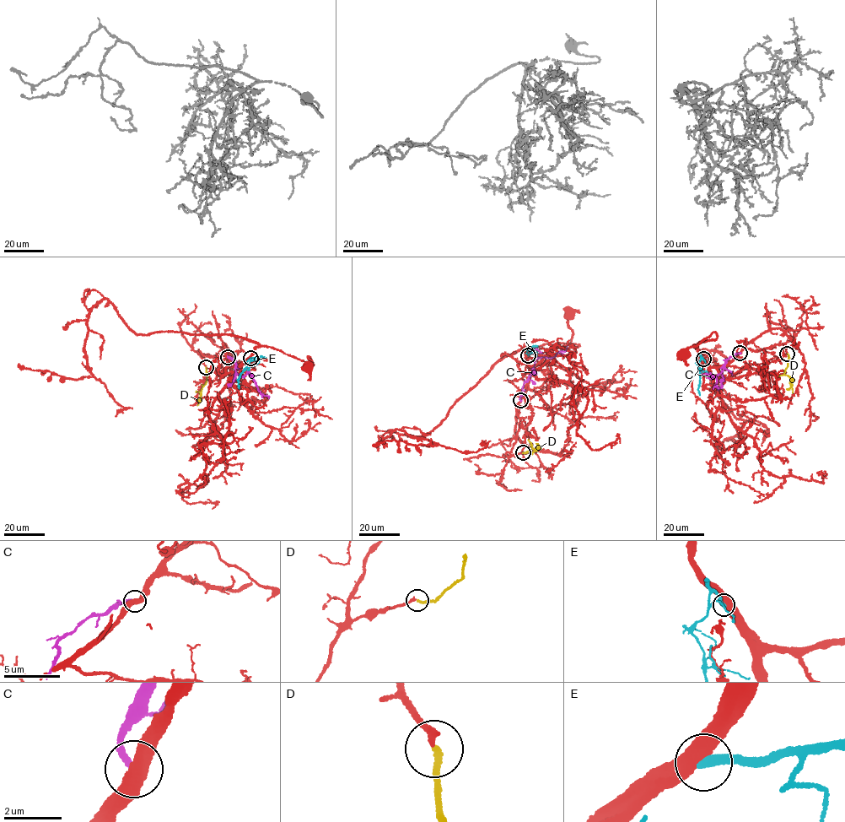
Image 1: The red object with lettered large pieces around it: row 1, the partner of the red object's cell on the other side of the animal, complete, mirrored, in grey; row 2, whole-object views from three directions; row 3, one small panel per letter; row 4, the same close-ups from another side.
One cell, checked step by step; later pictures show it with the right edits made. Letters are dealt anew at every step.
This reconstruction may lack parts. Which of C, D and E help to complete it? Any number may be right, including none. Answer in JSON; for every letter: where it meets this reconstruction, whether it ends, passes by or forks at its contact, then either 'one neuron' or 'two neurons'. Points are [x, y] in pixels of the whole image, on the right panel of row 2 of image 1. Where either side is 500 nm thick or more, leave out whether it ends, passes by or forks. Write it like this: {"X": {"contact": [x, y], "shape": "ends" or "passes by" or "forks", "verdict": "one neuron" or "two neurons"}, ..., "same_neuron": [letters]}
{"C": {"contact": [740, 353], "shape": "ends", "verdict": "two neurons"}, "D": {"contact": [787, 354], "shape": "ends", "verdict": "one neuron"}, "E": {"contact": [703, 359], "verdict": "two neurons"}, "same_neuron": ["D"]}

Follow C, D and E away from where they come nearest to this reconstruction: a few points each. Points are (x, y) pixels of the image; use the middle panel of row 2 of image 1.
C: (520, 400), (521, 392), (535, 364), (535, 354), (539, 358), (555, 357), (566, 349), (567, 345)
D: (523, 452), (531, 448), (531, 444), (534, 449), (540, 448)
E: (528, 355), (532, 350), (529, 348), (537, 345)

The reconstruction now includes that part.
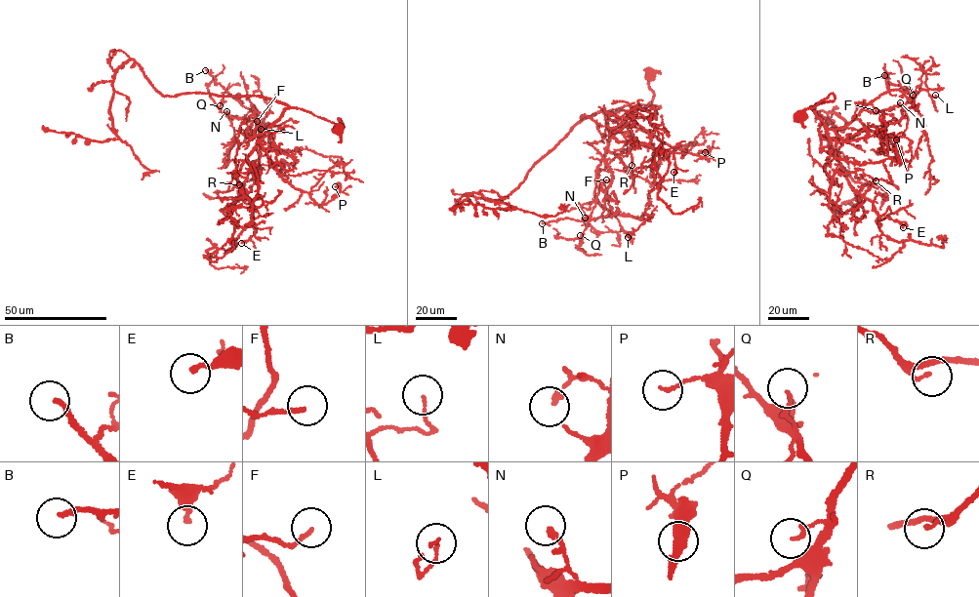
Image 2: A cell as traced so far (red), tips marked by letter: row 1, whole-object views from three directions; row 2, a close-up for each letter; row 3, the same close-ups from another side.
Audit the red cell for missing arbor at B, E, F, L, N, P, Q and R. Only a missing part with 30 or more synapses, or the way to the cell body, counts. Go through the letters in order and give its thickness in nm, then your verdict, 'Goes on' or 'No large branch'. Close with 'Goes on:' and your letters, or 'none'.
B: Thickness 180 nm. No large branch
E: Thickness 180 nm. No large branch
F: Thickness 140 nm. No large branch
L: Thickness 100 nm. No large branch
N: Thickness 150 nm. No large branch
P: Thickness 120 nm. No large branch
Q: Thickness 120 nm. No large branch
R: Thickness 120 nm. No large branch
Goes on: none

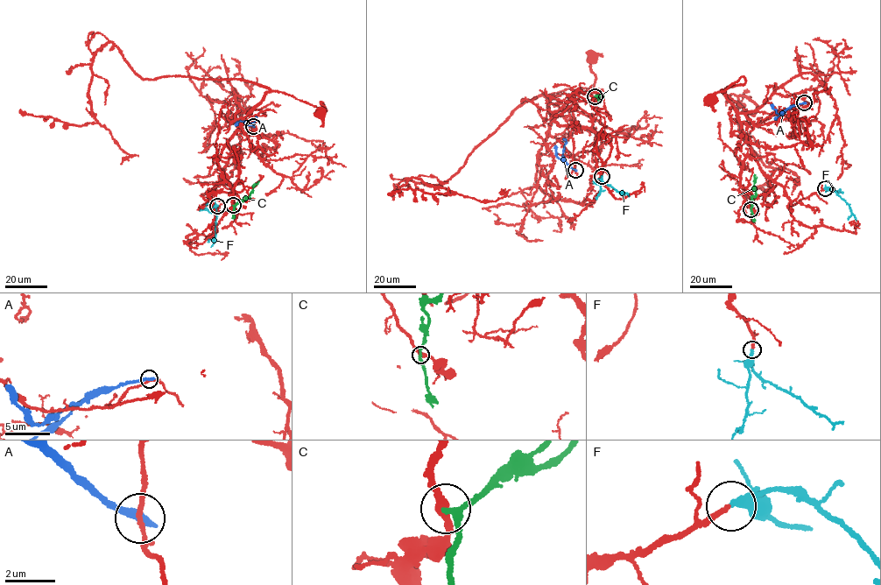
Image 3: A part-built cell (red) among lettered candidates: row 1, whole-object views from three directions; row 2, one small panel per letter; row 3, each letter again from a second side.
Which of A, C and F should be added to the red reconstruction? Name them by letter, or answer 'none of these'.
F

